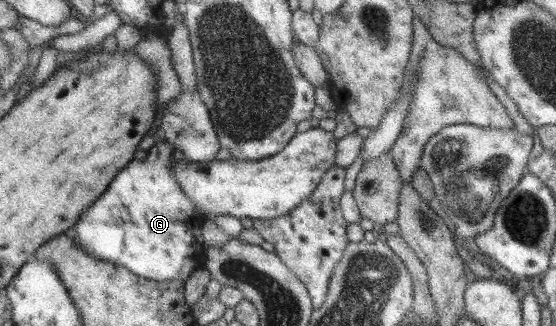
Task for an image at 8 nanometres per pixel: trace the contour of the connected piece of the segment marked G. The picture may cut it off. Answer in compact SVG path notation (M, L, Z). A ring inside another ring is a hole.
M166 140L154 142L143 162L131 159L113 178L102 197L81 214L67 234L83 253L93 259L125 267L133 274L157 282L165 280L185 282L193 270L203 266L205 246L201 228L202 223L210 218L210 215L203 215L194 208L170 174L170 167L175 163L173 150L174 147Z

